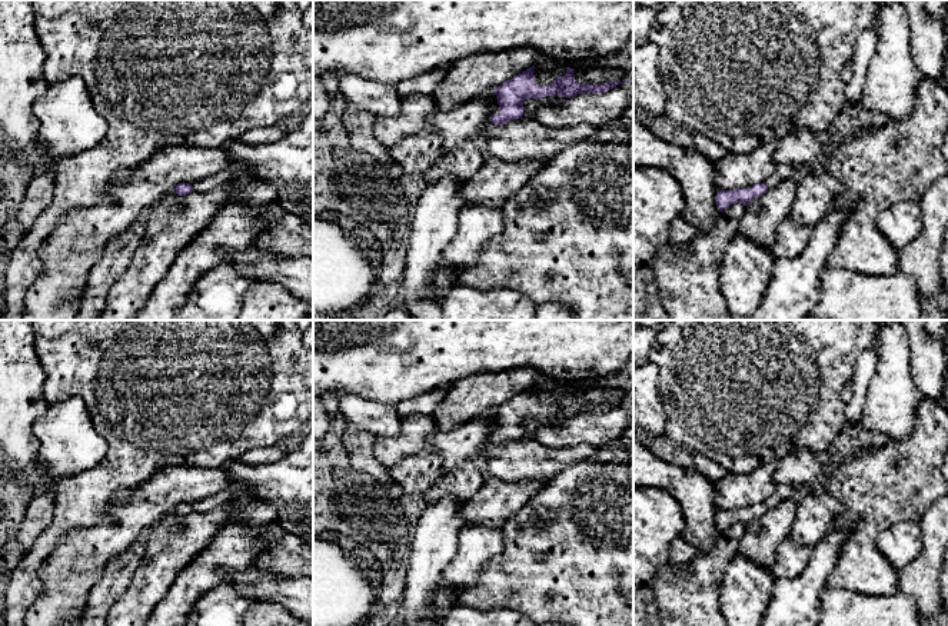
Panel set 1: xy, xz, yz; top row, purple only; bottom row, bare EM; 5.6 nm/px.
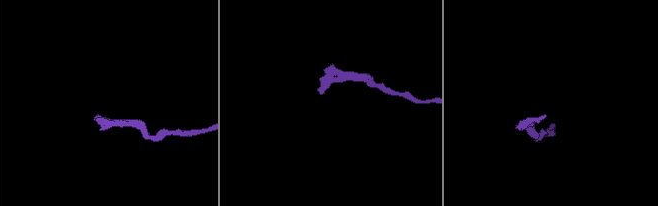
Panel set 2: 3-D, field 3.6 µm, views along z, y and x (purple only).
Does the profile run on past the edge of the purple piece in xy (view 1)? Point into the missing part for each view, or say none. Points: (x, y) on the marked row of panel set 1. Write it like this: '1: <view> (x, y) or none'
1: none

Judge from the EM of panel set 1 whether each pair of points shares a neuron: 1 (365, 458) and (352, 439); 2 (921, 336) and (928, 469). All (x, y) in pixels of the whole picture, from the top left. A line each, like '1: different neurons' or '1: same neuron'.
1: same neuron
2: different neurons

